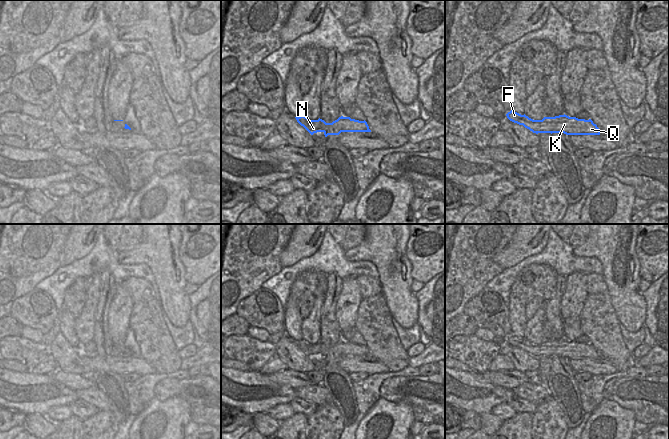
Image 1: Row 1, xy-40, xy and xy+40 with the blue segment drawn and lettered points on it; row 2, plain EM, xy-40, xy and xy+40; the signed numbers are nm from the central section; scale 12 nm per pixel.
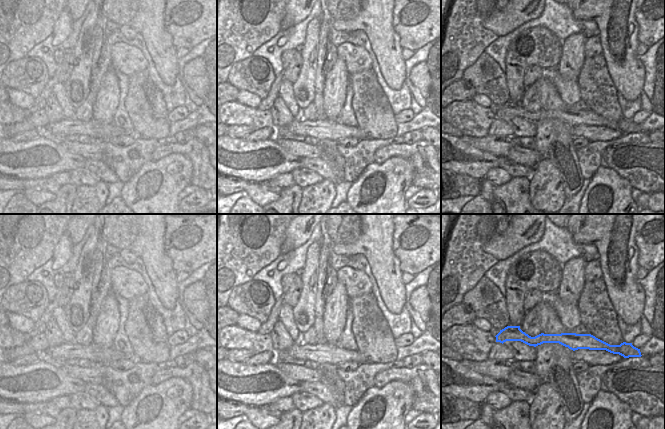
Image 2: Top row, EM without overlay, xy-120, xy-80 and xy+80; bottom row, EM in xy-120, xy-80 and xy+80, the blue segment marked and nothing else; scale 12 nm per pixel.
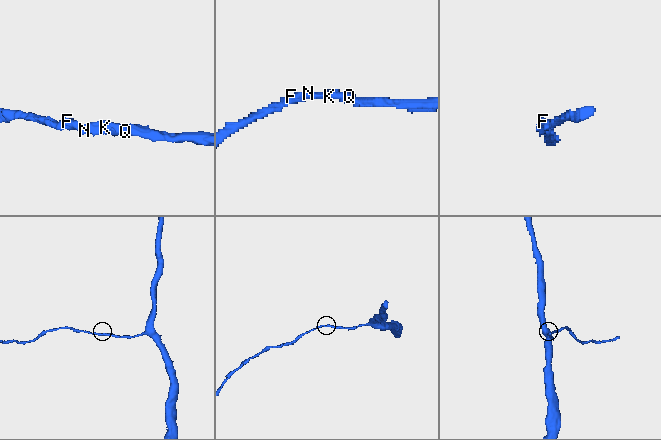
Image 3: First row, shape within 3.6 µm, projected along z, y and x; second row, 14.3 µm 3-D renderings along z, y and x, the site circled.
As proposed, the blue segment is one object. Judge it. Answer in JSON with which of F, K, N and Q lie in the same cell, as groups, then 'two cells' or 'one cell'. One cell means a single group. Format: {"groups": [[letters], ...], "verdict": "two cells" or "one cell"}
{"groups": [["F", "K", "N", "Q"]], "verdict": "one cell"}

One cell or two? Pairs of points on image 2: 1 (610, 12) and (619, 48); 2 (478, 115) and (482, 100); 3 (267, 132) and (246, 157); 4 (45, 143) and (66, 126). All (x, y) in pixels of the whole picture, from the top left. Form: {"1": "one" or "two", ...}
{"1": "one", "2": "two", "3": "two", "4": "two"}

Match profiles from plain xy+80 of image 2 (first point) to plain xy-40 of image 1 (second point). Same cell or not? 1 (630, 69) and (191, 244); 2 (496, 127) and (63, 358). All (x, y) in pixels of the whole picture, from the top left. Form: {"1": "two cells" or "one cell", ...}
{"1": "two cells", "2": "two cells"}

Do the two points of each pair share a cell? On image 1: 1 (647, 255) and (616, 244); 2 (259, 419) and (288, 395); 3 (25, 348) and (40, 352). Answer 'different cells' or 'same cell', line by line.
1: different cells
2: different cells
3: same cell

